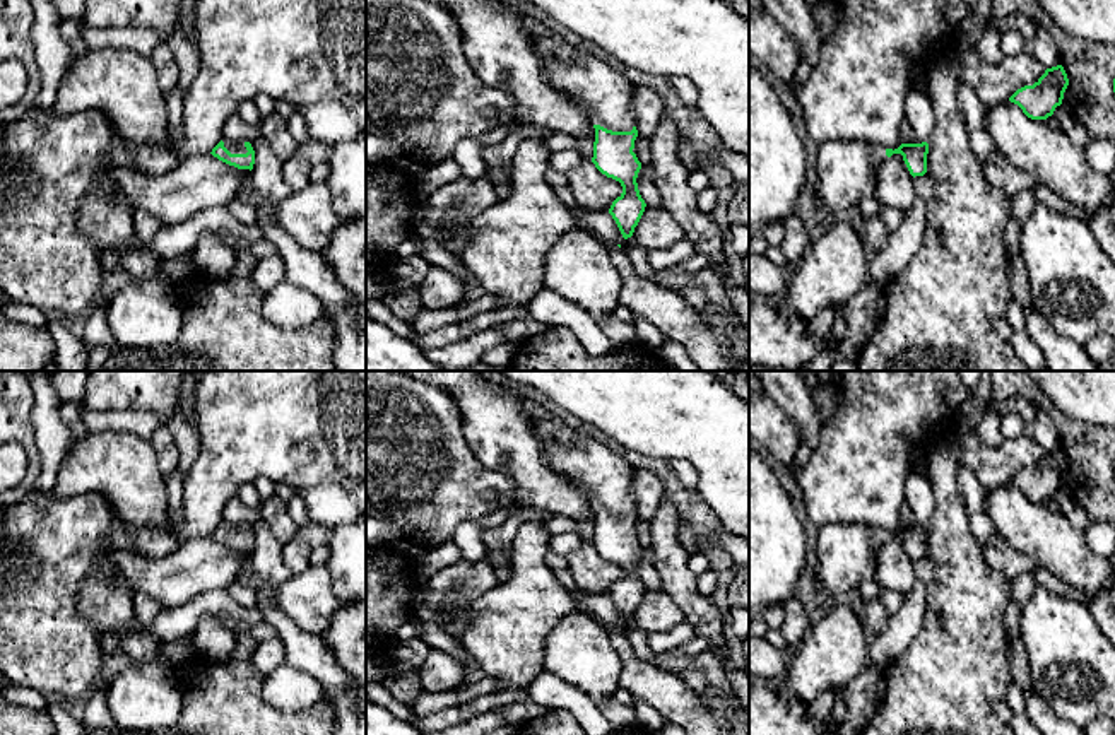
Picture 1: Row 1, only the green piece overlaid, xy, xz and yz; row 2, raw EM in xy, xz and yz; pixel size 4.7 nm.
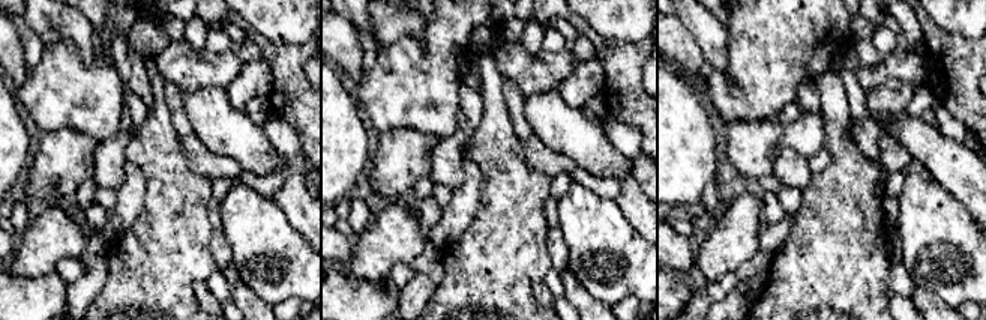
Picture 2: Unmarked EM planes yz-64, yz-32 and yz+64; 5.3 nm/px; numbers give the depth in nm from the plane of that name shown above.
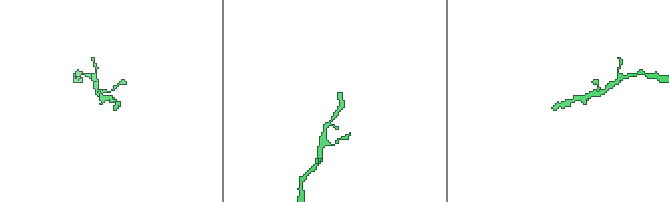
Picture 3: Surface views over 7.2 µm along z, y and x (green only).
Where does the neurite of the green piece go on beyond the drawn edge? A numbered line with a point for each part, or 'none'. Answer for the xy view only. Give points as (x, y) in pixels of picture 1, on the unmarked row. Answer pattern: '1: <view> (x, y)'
1: xy (235, 530)

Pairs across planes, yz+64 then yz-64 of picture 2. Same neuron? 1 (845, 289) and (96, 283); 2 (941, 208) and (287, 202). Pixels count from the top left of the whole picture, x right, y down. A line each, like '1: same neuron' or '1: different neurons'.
1: different neurons
2: different neurons

